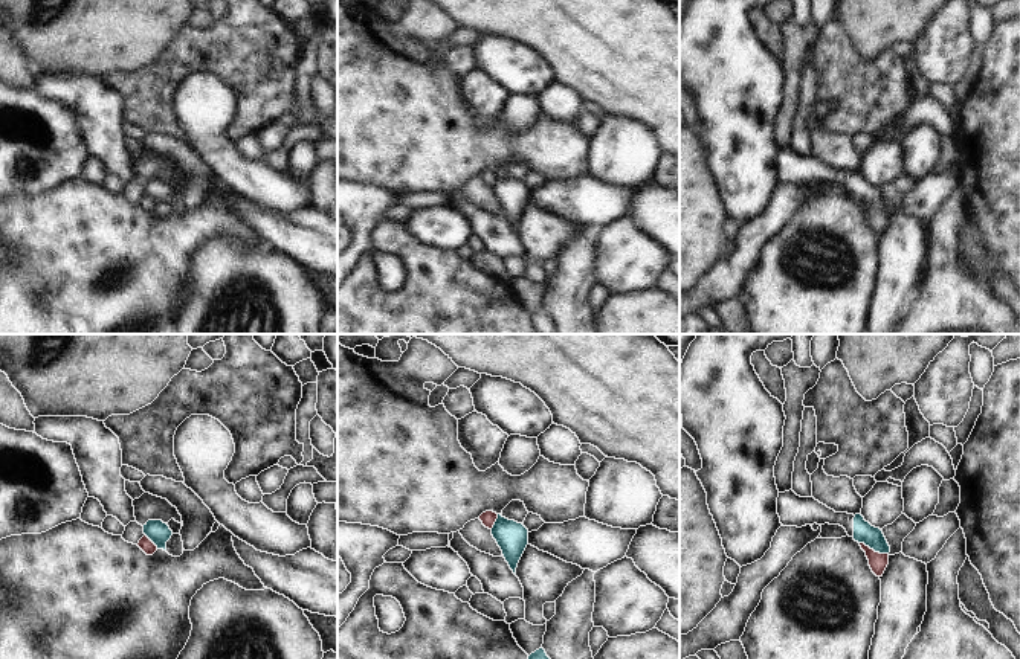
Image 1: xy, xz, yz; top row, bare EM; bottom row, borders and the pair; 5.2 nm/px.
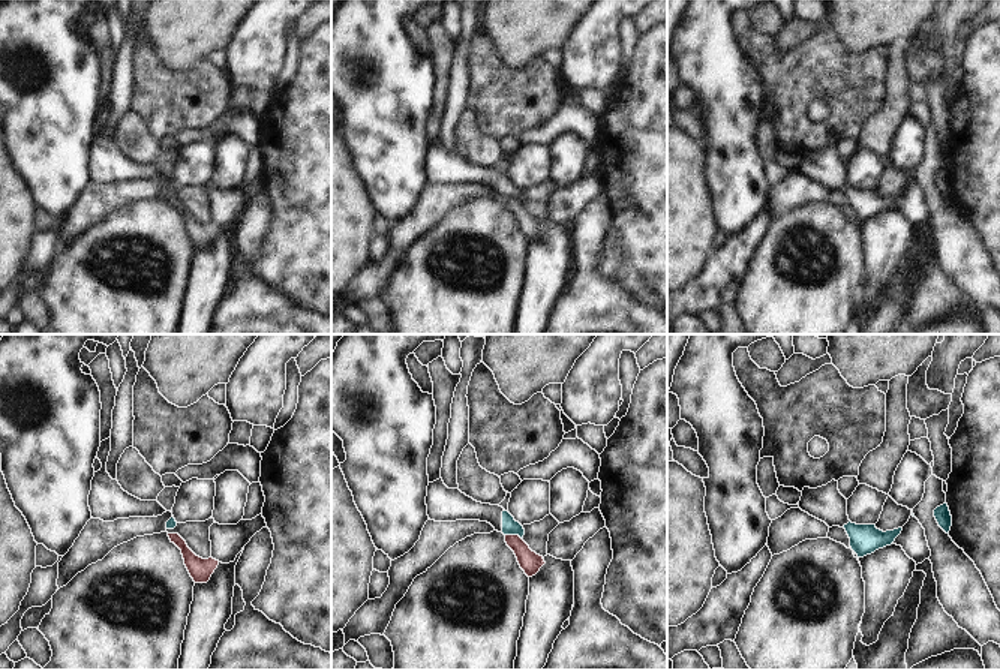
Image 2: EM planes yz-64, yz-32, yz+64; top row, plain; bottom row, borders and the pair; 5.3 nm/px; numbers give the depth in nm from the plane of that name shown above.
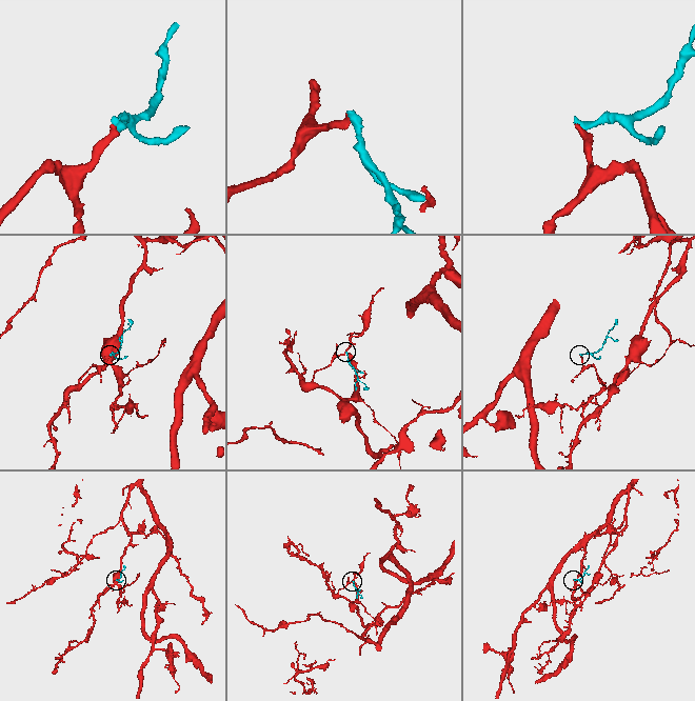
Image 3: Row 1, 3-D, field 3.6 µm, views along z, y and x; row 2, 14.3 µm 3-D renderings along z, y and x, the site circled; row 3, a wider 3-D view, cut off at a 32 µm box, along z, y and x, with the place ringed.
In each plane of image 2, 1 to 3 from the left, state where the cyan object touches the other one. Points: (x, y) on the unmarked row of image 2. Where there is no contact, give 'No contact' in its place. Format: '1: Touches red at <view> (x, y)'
1: No contact
2: Touches red at yz-32 (513, 200)
3: No contact.

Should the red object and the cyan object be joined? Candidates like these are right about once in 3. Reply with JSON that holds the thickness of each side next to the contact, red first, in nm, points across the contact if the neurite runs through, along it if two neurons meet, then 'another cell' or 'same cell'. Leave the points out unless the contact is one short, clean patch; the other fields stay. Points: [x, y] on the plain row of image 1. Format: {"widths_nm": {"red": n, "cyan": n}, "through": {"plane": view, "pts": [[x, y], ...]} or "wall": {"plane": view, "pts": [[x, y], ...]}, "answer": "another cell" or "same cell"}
{"widths_nm": {"red": 100, "cyan": 110}, "wall": {"plane": "yz", "pts": [[860, 200], [887, 212]]}, "answer": "another cell"}

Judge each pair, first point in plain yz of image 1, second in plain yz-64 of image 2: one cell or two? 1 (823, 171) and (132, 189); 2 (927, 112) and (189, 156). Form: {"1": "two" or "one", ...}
{"1": "two", "2": "two"}

